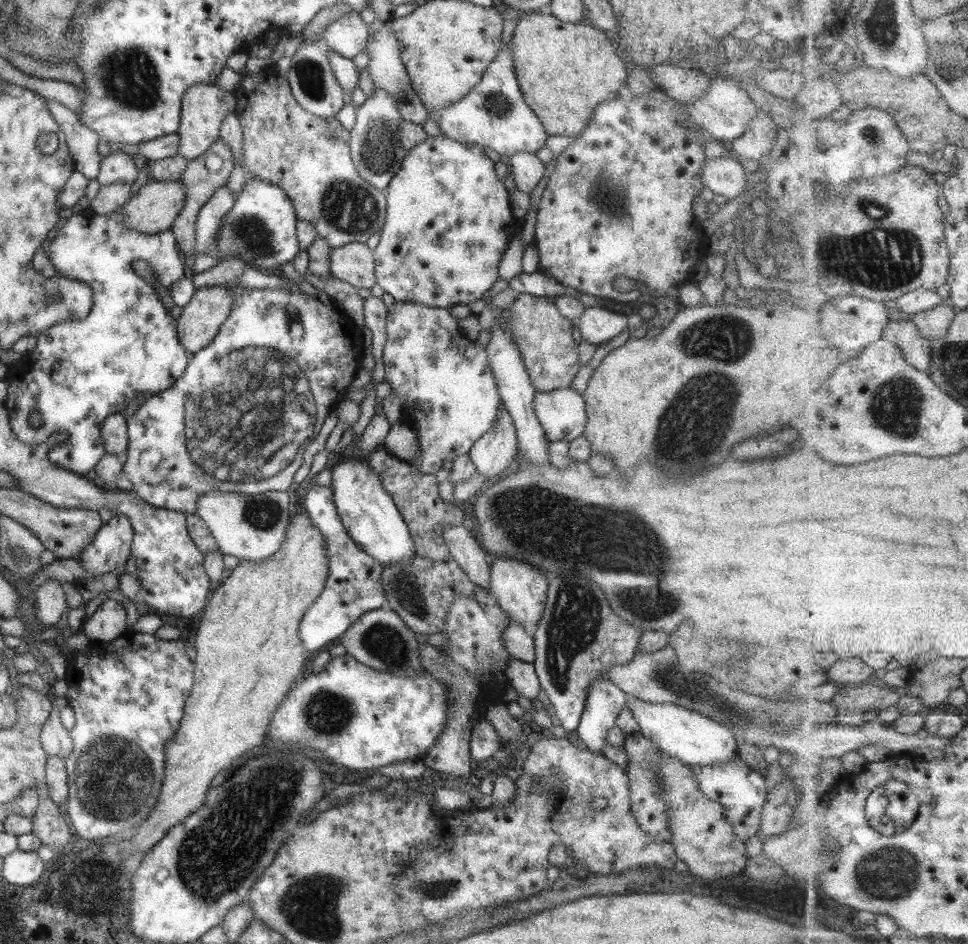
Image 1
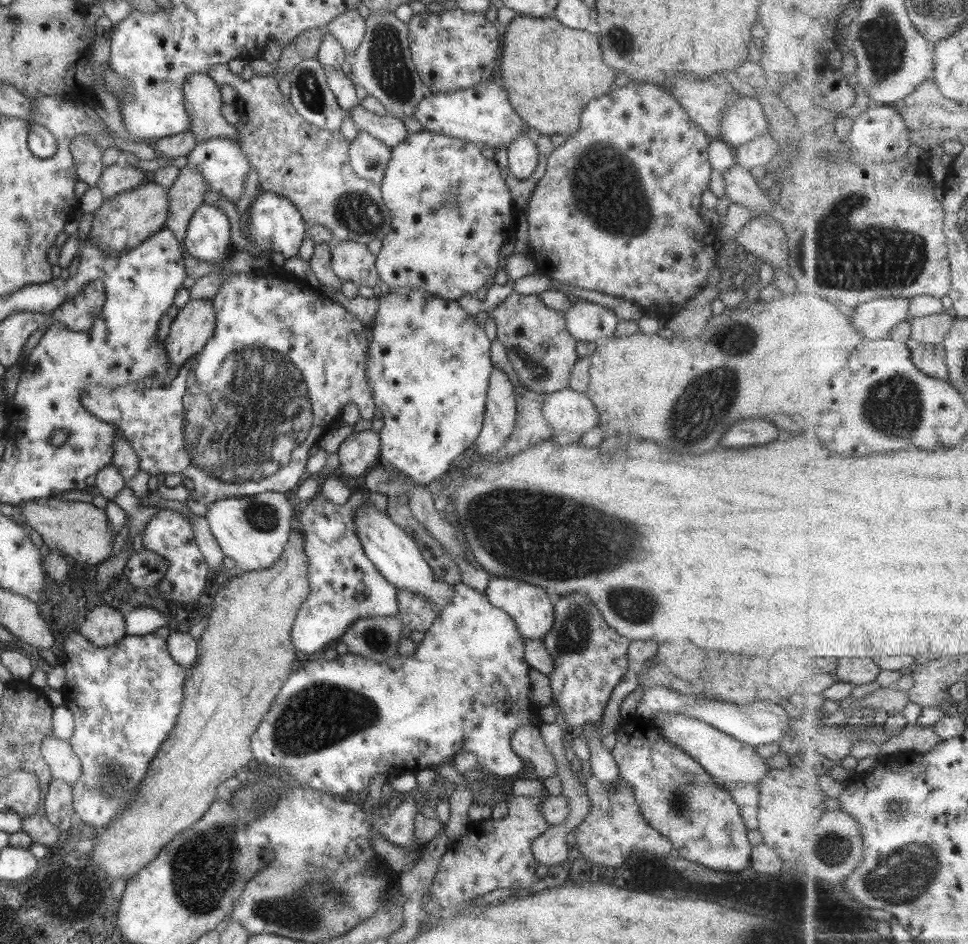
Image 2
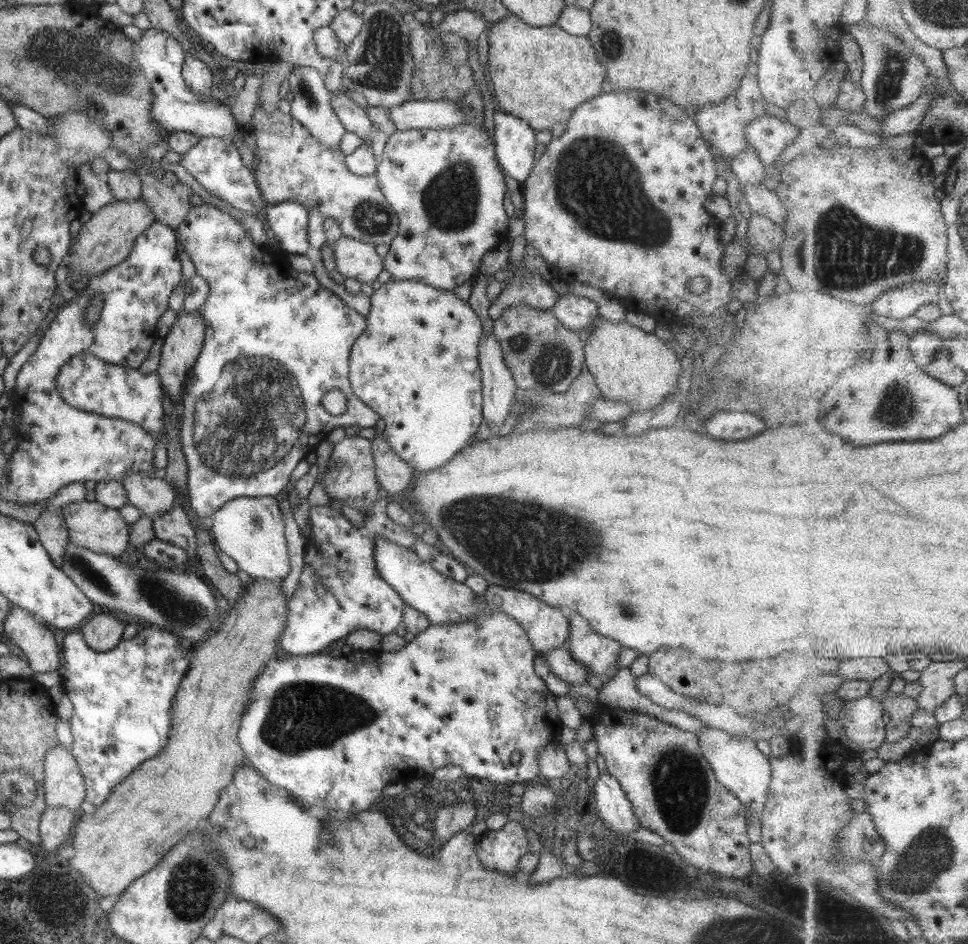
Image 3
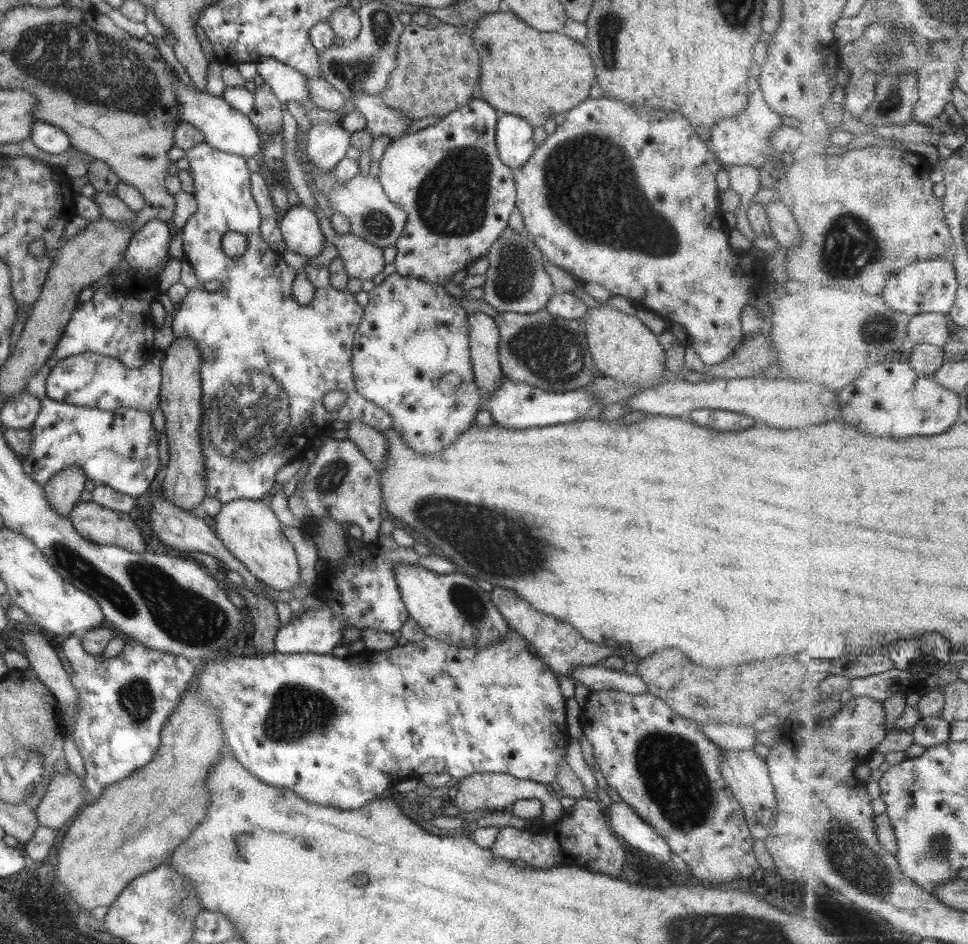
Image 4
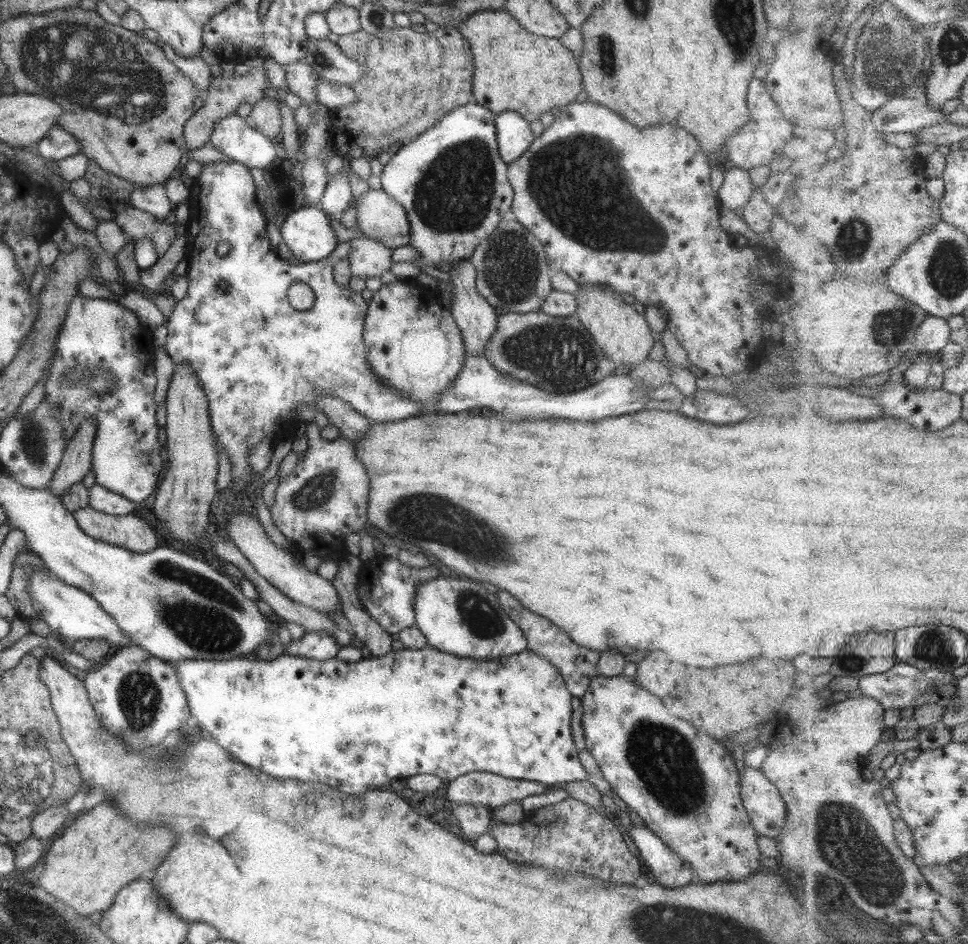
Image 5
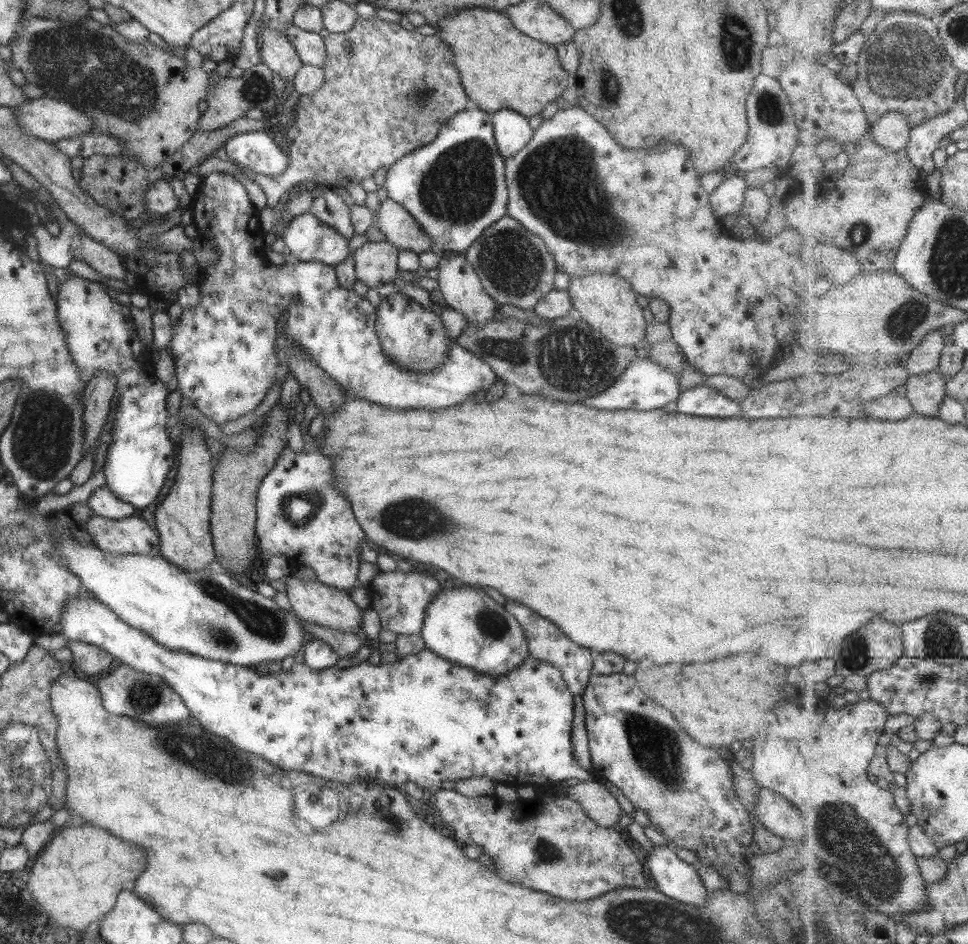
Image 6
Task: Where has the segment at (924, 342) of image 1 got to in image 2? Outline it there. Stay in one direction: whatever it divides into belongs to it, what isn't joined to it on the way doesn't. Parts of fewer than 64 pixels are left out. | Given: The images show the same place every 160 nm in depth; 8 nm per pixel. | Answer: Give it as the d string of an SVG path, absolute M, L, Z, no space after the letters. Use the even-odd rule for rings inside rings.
M909 338L906 345L911 349L913 361L923 372L929 376L938 377L947 381L950 375L950 367L946 361L946 348L944 343L925 344Z

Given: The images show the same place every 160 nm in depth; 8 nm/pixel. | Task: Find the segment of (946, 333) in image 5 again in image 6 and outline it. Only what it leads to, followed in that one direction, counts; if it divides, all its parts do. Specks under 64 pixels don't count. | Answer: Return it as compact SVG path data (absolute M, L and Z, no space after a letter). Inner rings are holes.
M935 329L910 352L906 367L911 375L925 374L939 368L942 350L948 344L943 336L940 329Z

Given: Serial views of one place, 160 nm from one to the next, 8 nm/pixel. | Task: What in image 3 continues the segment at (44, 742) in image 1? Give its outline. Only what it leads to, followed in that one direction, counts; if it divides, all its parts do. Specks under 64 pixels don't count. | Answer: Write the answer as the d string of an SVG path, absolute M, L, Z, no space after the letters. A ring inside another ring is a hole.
M60 745L44 754L44 800L46 808L67 808L70 811L84 807L84 778L79 770L70 750L65 750Z

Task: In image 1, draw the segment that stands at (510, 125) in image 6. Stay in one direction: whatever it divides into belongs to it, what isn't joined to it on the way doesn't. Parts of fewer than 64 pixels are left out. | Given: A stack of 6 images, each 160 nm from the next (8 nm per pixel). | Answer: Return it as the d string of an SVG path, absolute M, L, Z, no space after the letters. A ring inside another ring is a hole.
M518 152L505 159L508 174L512 177L516 189L528 194L541 180L545 164L541 163L534 154Z

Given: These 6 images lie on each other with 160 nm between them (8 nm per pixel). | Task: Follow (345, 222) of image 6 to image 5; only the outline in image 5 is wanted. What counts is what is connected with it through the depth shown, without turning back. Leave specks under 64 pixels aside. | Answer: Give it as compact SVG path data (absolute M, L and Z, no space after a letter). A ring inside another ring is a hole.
M340 171L333 176L328 177L322 197L317 202L317 207L323 212L339 216L344 208L352 205L351 189L347 181L347 173Z

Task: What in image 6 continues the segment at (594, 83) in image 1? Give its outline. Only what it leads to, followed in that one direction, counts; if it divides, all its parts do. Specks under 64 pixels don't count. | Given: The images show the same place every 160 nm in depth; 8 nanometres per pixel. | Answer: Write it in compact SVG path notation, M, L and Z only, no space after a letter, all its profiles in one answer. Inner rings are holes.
M474 6L458 10L442 18L435 31L451 50L467 98L483 112L492 114L505 108L526 118L535 116L548 104L559 102L561 92L570 86L570 76L560 65L555 47L520 33L502 12Z

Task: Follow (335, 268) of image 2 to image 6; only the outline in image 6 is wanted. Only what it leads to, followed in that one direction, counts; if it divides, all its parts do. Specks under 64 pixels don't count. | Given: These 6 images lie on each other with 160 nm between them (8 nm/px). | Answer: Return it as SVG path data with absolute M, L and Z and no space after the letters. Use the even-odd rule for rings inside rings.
M369 241L351 254L356 280L369 289L391 283L398 277L399 250L387 241Z

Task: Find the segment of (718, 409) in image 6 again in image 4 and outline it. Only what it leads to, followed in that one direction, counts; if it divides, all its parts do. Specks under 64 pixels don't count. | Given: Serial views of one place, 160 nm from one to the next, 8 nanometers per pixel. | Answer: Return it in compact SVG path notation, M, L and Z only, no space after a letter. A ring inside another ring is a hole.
M701 408L690 412L691 422L719 432L739 432L753 425L751 417L727 412Z

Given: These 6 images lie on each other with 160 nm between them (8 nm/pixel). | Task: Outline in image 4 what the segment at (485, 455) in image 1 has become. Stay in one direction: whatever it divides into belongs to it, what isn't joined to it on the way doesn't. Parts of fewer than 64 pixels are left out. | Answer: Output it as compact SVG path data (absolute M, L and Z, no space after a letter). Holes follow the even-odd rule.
M477 312L467 314L465 324L468 325L470 361L474 384L491 393L503 377L498 361L498 330L493 318Z

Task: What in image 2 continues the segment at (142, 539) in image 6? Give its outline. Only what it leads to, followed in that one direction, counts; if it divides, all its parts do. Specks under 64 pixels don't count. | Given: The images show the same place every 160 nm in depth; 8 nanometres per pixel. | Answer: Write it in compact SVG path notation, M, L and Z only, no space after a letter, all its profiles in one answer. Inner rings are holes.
M58 496L46 499L33 499L16 504L19 516L23 516L29 533L48 548L56 548L59 552L71 556L74 562L85 565L101 563L109 554L117 549L113 534L109 529L109 520L104 509L91 503L81 501L63 501Z

